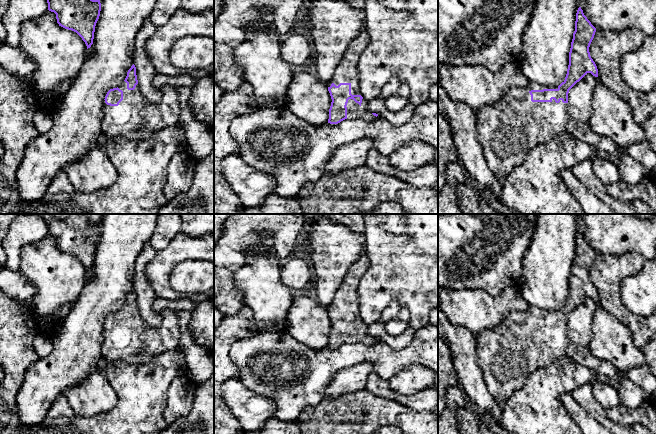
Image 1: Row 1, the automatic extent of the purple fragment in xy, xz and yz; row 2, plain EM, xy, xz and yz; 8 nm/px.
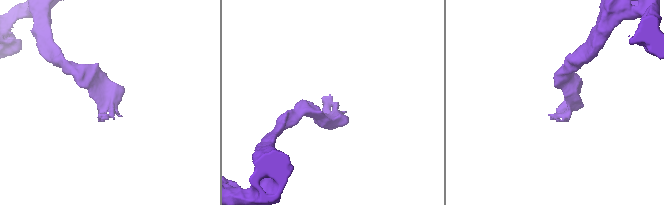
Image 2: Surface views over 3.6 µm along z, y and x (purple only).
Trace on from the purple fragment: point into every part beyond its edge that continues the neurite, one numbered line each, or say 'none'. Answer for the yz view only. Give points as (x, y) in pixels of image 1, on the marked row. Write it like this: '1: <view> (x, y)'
1: yz (508, 129)

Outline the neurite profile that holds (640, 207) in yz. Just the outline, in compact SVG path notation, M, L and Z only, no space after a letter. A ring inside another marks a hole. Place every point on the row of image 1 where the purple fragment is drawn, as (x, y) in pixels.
M636 200L632 204L635 214L656 214L656 211L643 201Z

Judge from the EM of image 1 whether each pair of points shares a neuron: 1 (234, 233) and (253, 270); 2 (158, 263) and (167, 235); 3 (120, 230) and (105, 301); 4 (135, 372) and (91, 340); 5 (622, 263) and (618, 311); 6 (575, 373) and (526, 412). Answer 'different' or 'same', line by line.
1: different
2: different
3: same
4: different
5: same
6: same

